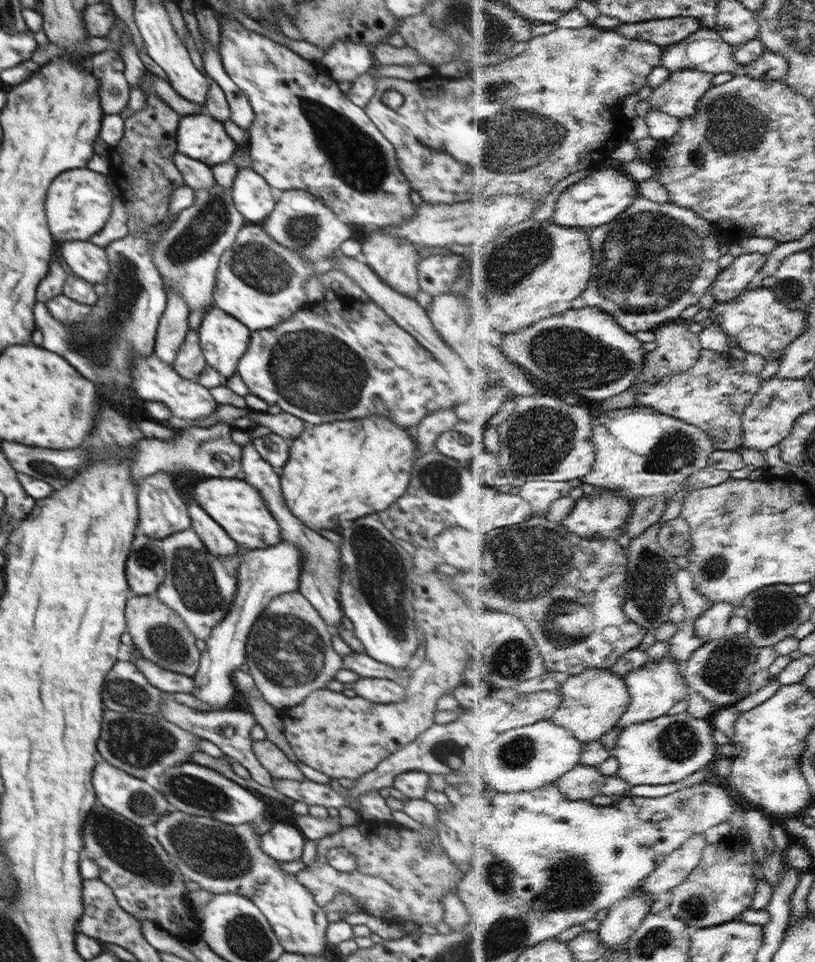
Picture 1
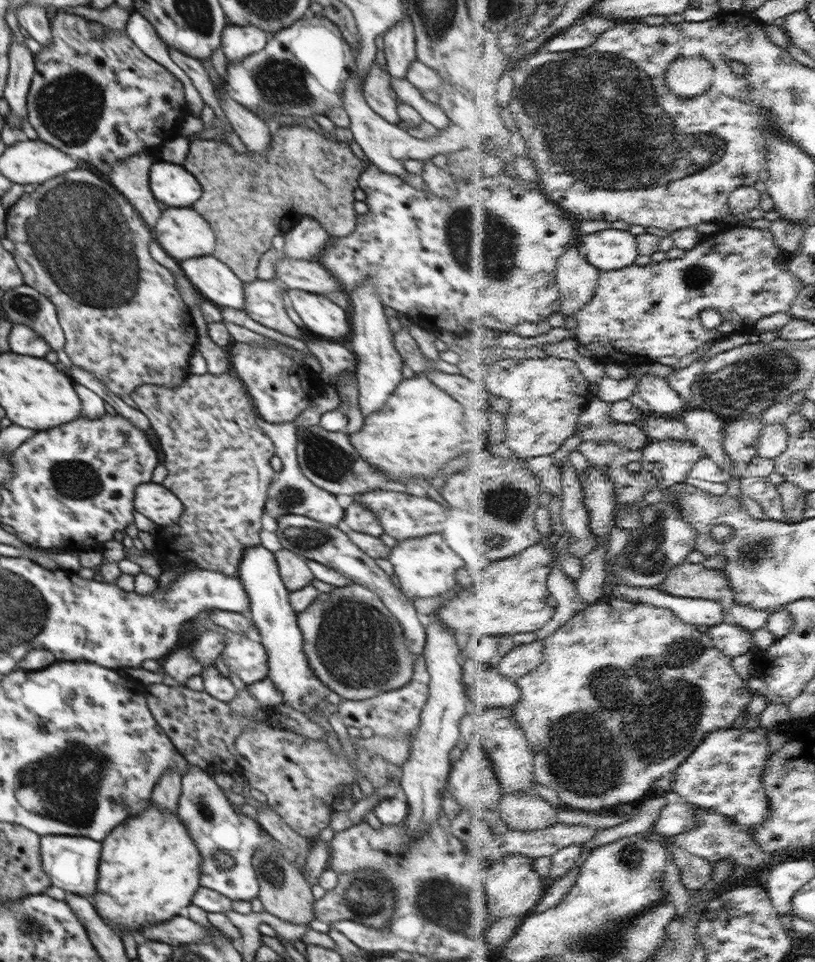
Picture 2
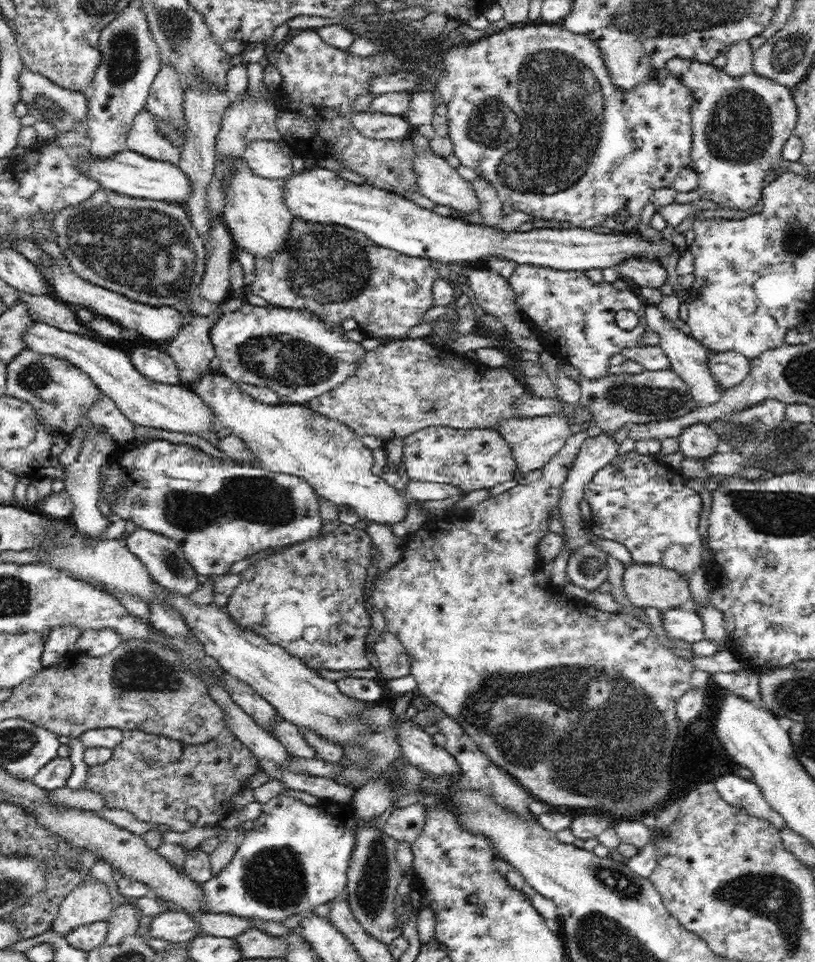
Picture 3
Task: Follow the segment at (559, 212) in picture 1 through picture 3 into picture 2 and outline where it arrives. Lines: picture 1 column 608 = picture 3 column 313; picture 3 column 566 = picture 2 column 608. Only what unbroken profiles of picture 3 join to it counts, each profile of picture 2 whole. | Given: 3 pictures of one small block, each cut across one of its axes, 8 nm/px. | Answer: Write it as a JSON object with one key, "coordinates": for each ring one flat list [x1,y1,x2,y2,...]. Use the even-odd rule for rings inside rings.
{"coordinates":[[612,227,583,236,581,246,588,260,602,272,626,269,641,255,638,235]]}

